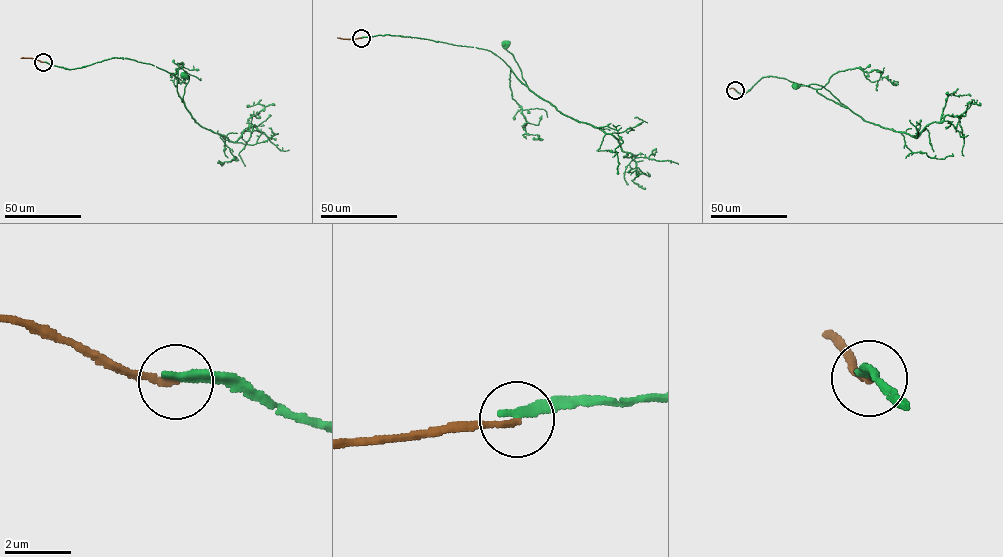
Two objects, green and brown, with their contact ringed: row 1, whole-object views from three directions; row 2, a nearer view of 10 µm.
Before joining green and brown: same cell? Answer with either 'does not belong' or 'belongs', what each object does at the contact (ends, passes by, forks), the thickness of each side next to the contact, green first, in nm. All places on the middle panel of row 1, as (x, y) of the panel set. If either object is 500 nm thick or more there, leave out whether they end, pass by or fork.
does not belong | green ends | brown ends | 280/190 nm

